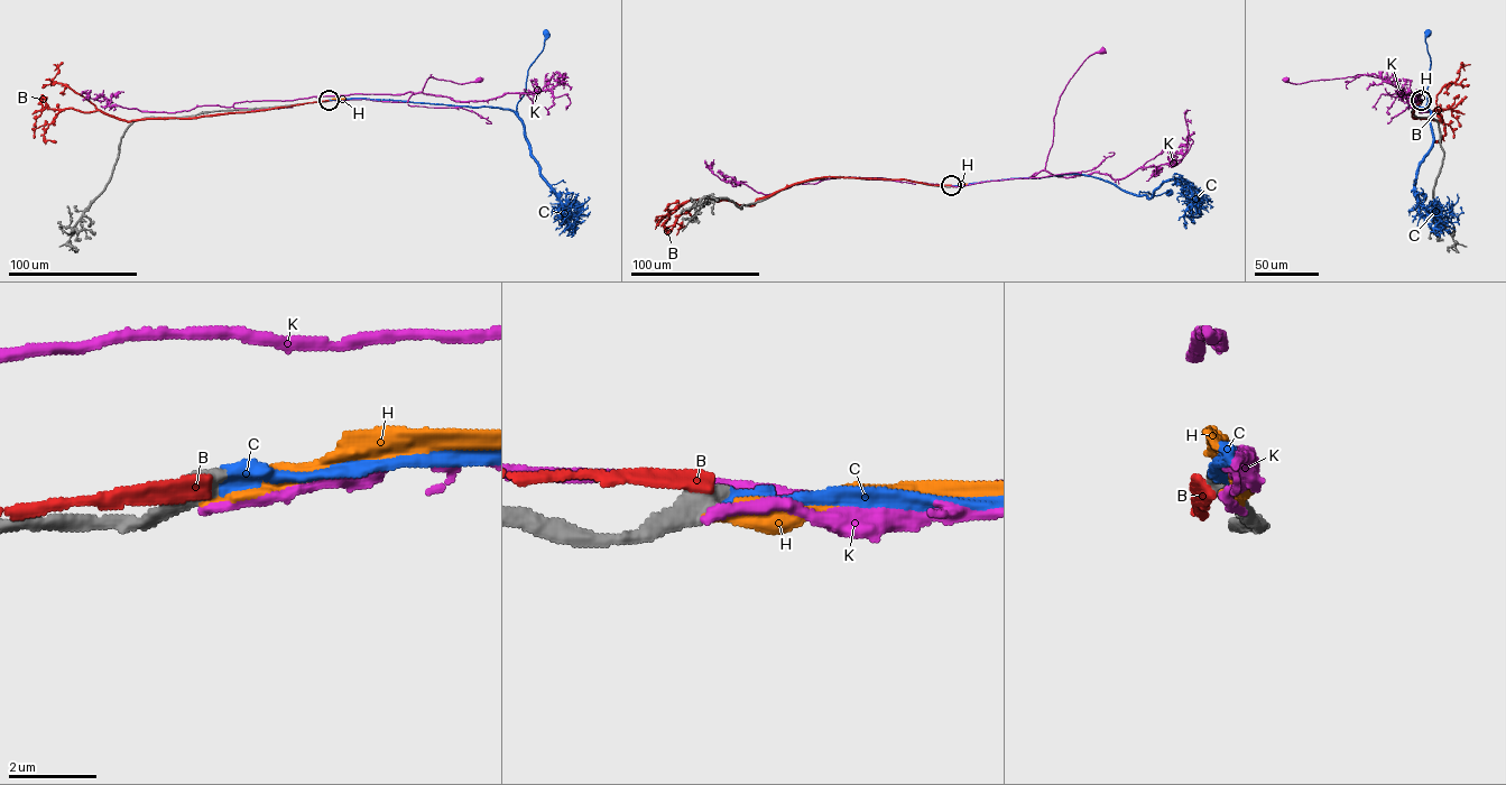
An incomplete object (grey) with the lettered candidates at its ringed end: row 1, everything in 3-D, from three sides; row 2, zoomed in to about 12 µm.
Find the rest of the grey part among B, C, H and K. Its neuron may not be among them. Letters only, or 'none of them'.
C

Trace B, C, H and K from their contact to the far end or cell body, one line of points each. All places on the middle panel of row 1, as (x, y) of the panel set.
B: (951, 185), (824, 176), (787, 185), (759, 197), (751, 205), (704, 197), (667, 210), (678, 201)
C: (951, 186), (1080, 174), (1107, 181), (1139, 196), (1139, 191), (1158, 195), (1169, 192)
H: (951, 186), (968, 184)
K: (951, 186), (1028, 178), (1044, 169), (1060, 95), (1083, 61), (1102, 51)

